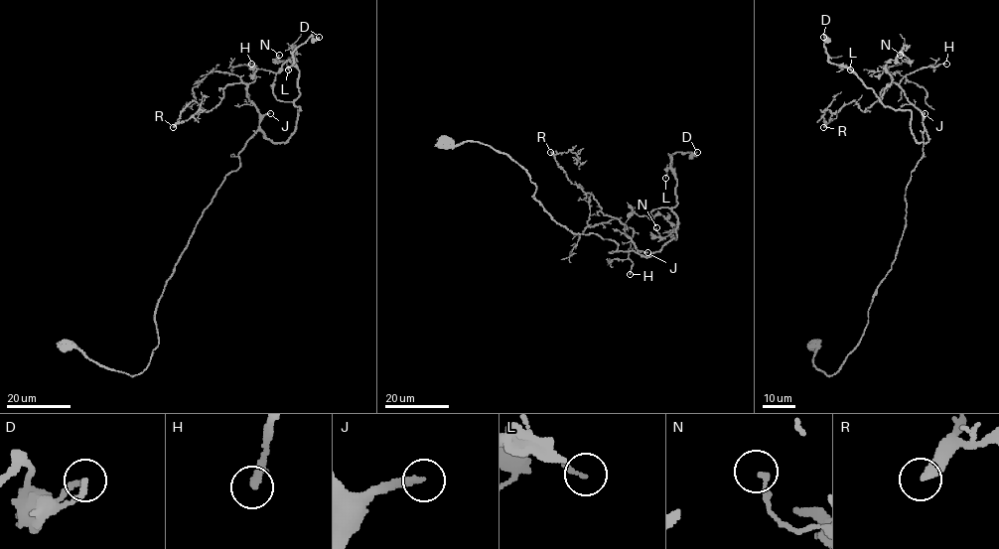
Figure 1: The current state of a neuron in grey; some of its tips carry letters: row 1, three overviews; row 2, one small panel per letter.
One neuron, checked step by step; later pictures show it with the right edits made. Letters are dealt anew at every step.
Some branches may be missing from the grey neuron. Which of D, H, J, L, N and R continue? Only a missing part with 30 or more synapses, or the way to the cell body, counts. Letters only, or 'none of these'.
D, R

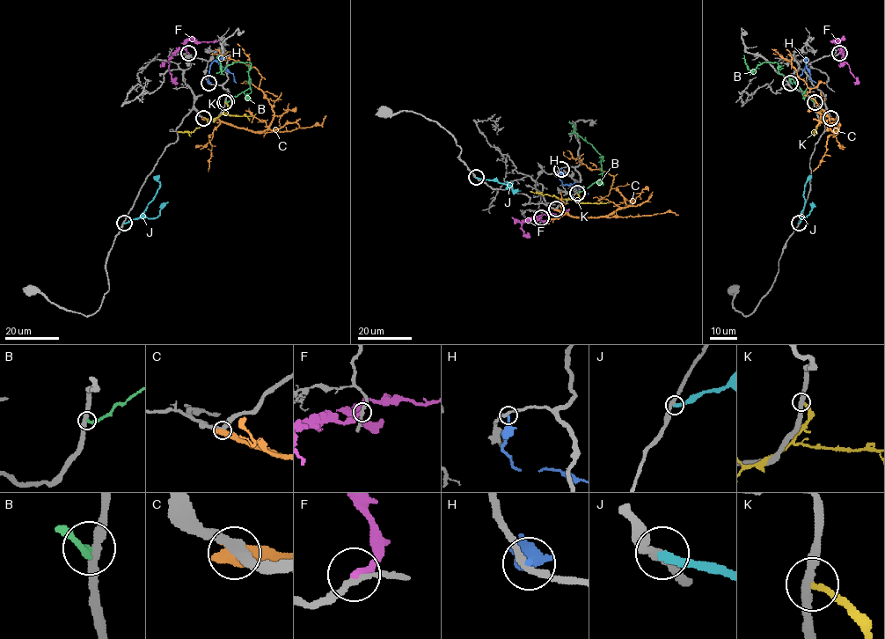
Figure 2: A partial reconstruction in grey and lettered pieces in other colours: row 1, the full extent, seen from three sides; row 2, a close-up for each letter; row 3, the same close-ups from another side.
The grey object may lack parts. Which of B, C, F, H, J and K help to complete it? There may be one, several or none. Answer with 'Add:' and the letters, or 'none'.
Add: none

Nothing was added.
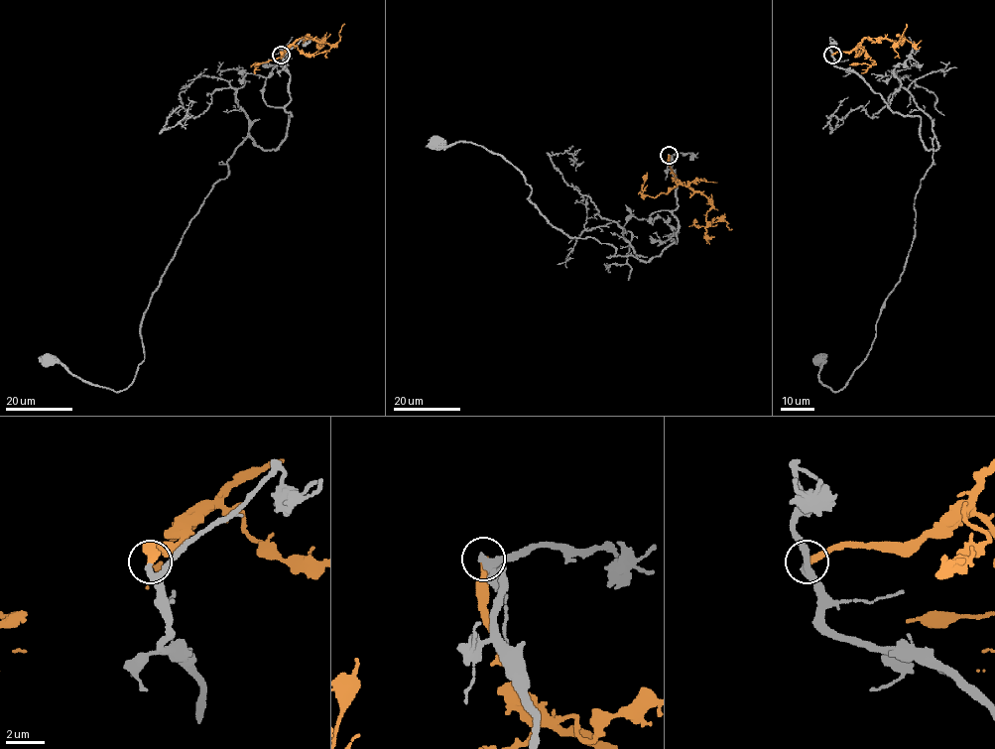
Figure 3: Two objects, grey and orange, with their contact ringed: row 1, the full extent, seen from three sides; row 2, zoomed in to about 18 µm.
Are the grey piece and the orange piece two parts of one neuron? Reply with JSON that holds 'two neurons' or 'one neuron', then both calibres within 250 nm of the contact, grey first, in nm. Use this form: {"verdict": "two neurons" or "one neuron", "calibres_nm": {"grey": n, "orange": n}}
{"verdict": "one neuron", "calibres_nm": {"grey": 280, "orange": 320}}

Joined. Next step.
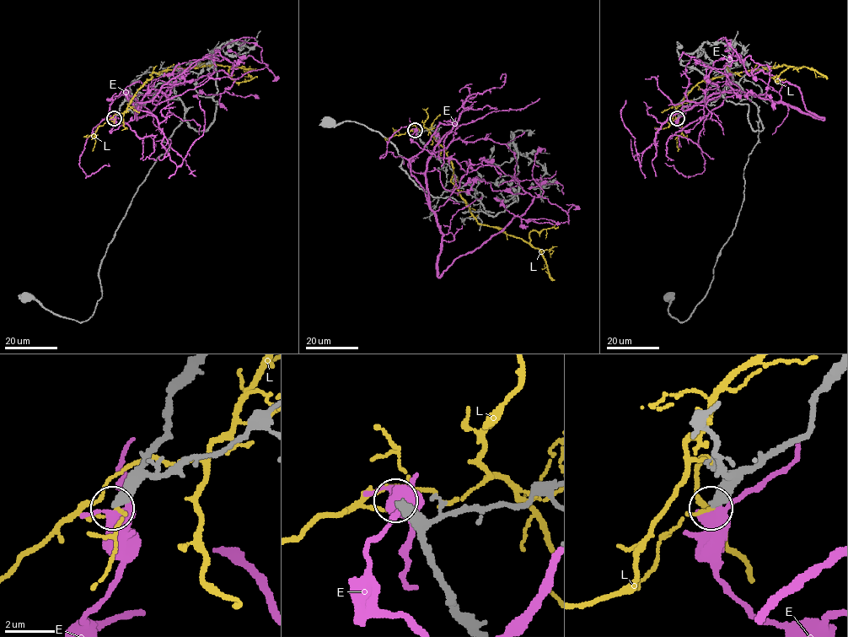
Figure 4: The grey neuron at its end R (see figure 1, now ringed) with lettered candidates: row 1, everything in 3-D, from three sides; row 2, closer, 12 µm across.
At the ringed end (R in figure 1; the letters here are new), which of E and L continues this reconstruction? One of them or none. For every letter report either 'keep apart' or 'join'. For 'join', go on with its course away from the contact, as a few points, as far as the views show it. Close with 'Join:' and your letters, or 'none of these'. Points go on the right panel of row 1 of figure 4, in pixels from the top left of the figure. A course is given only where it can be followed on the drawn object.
E: keep apart
L: keep apart
Join: none of these

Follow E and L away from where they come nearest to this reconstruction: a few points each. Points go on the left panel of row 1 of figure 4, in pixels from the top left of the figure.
E: (115, 117), (110, 130), (200, 60), (249, 56), (267, 64), (219, 94), (192, 96)
L: (114, 118), (110, 118), (123, 113), (152, 72), (218, 64), (244, 67), (248, 73), (244, 76)

